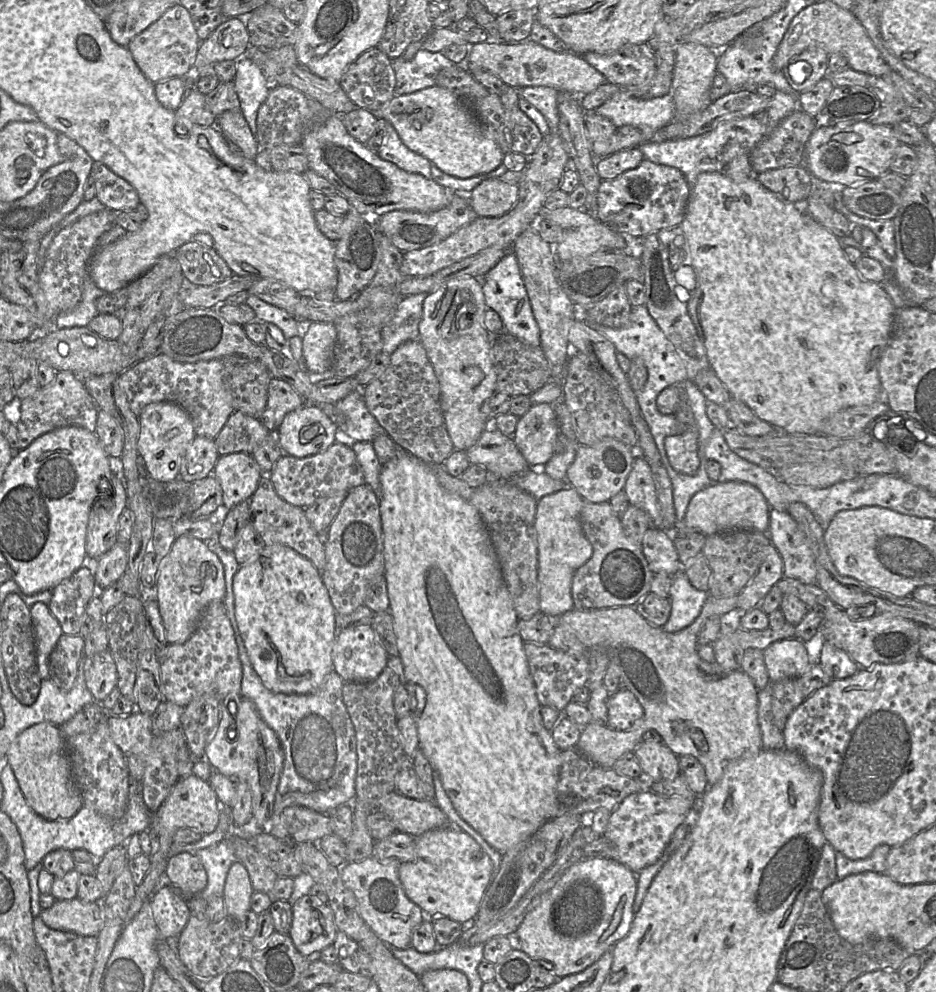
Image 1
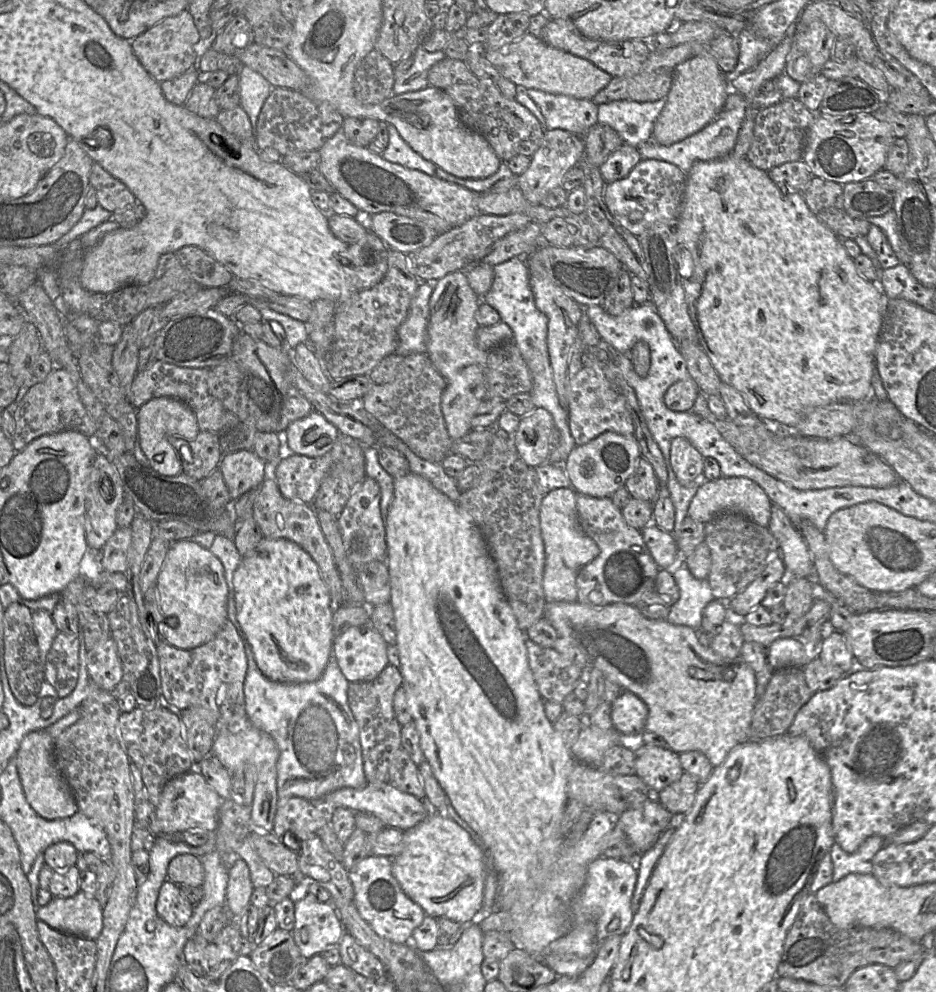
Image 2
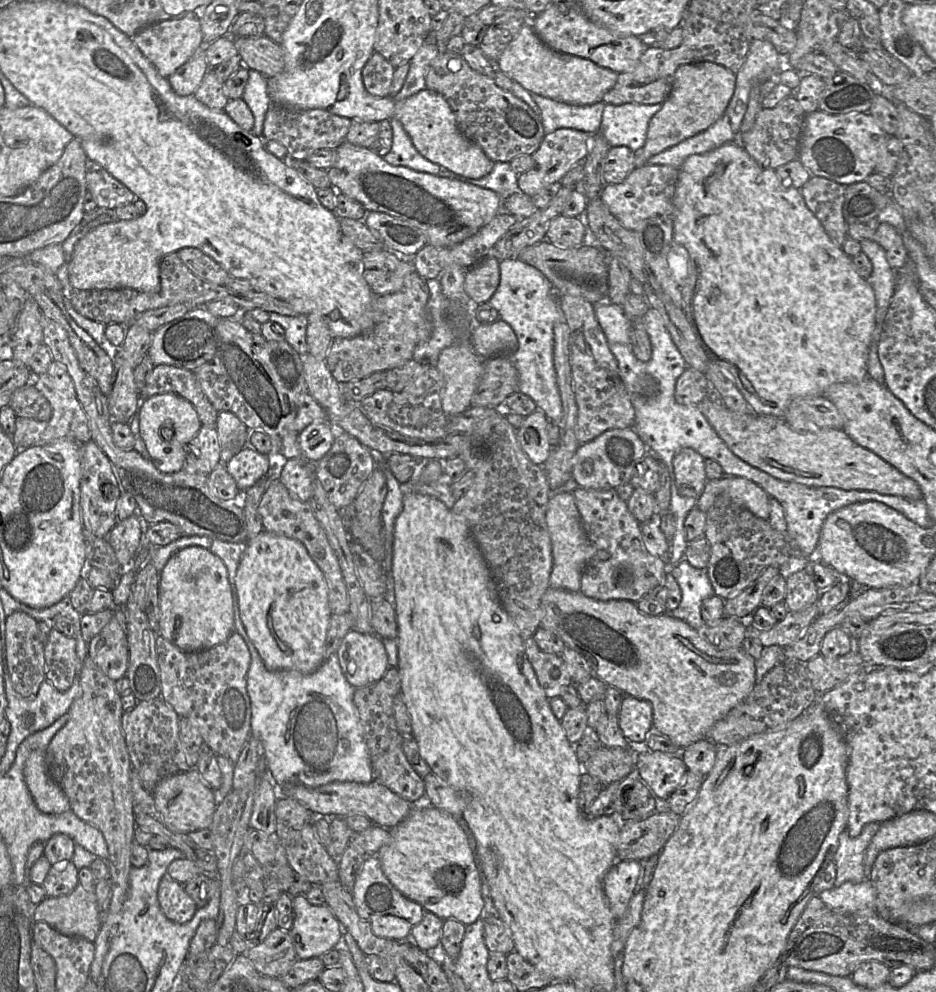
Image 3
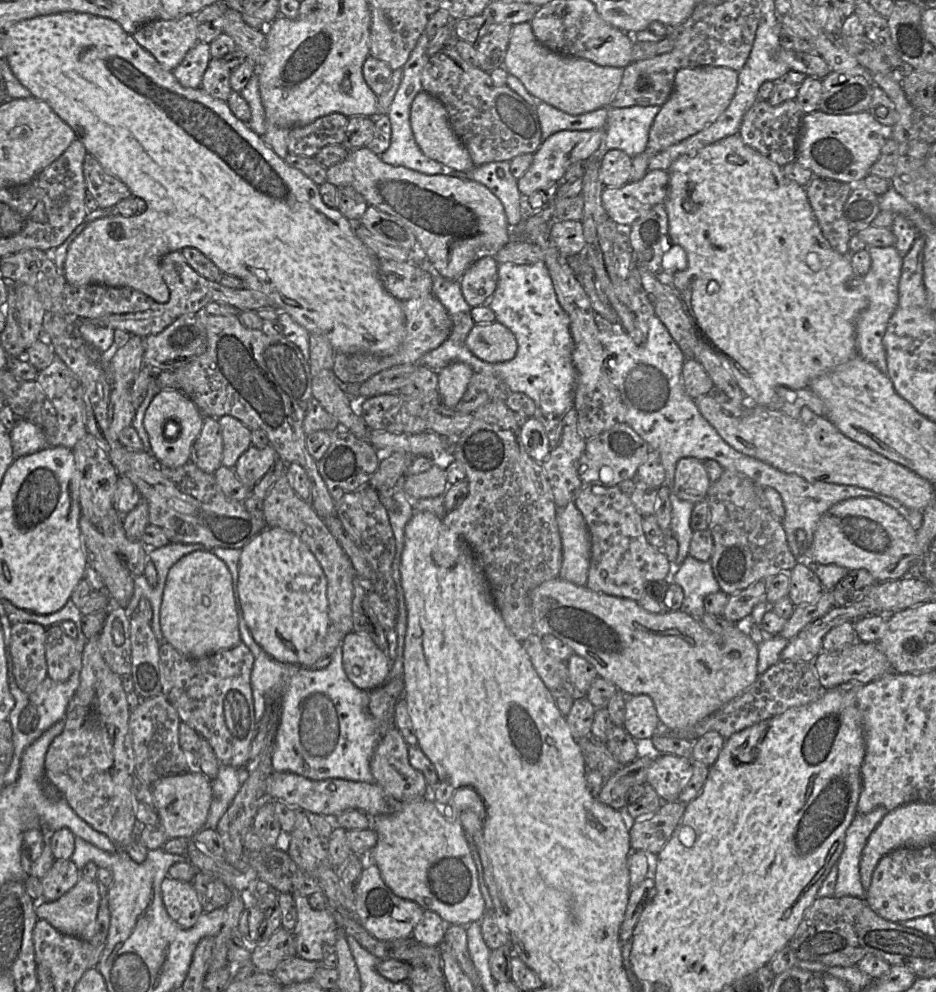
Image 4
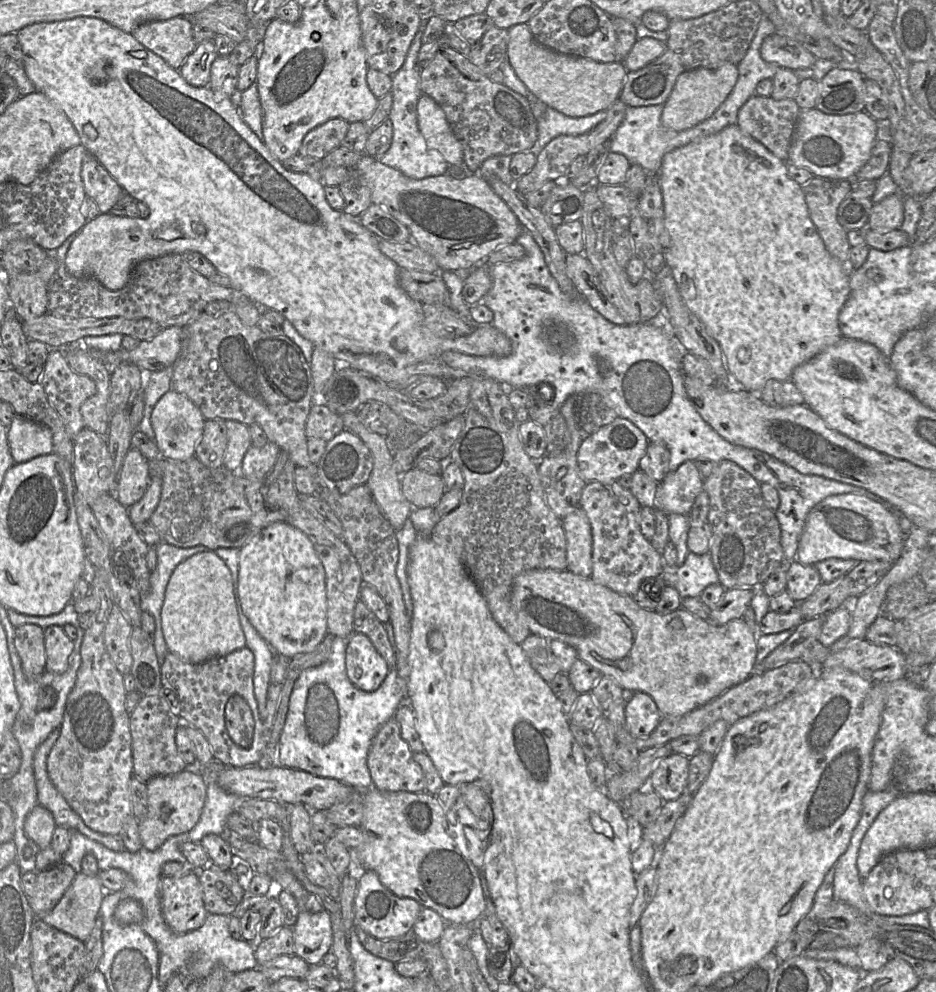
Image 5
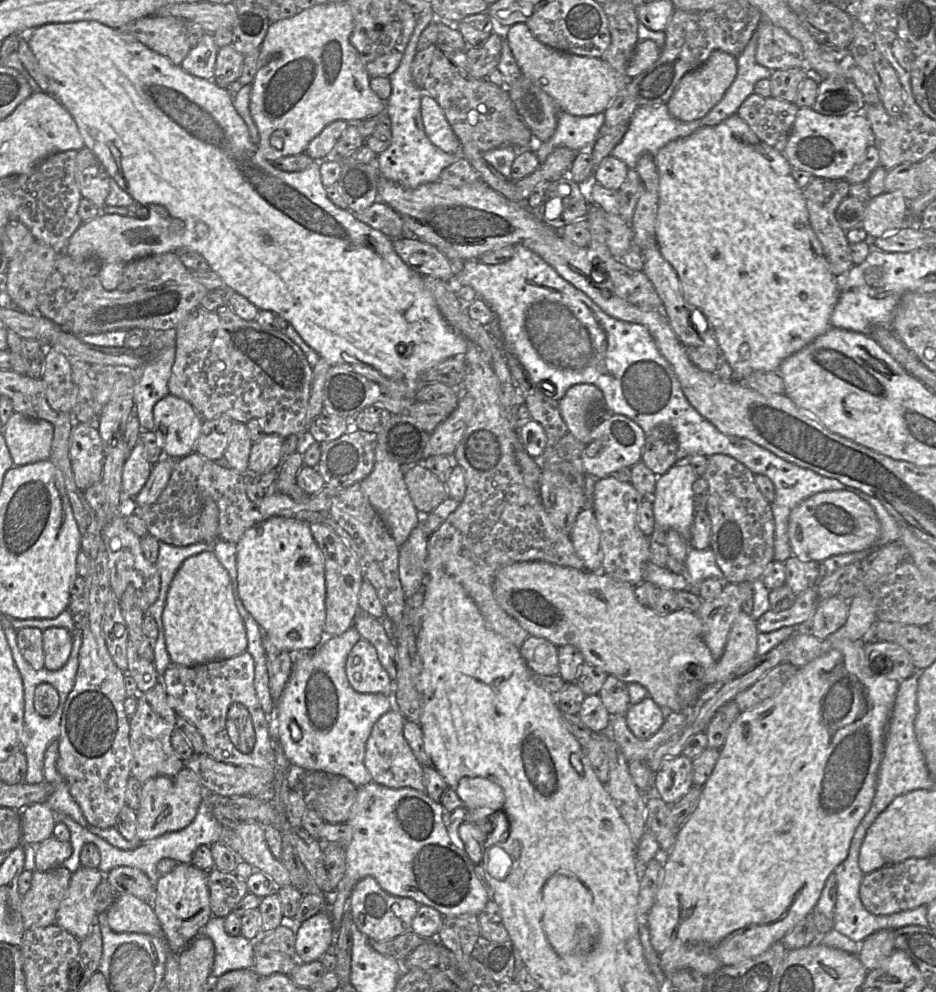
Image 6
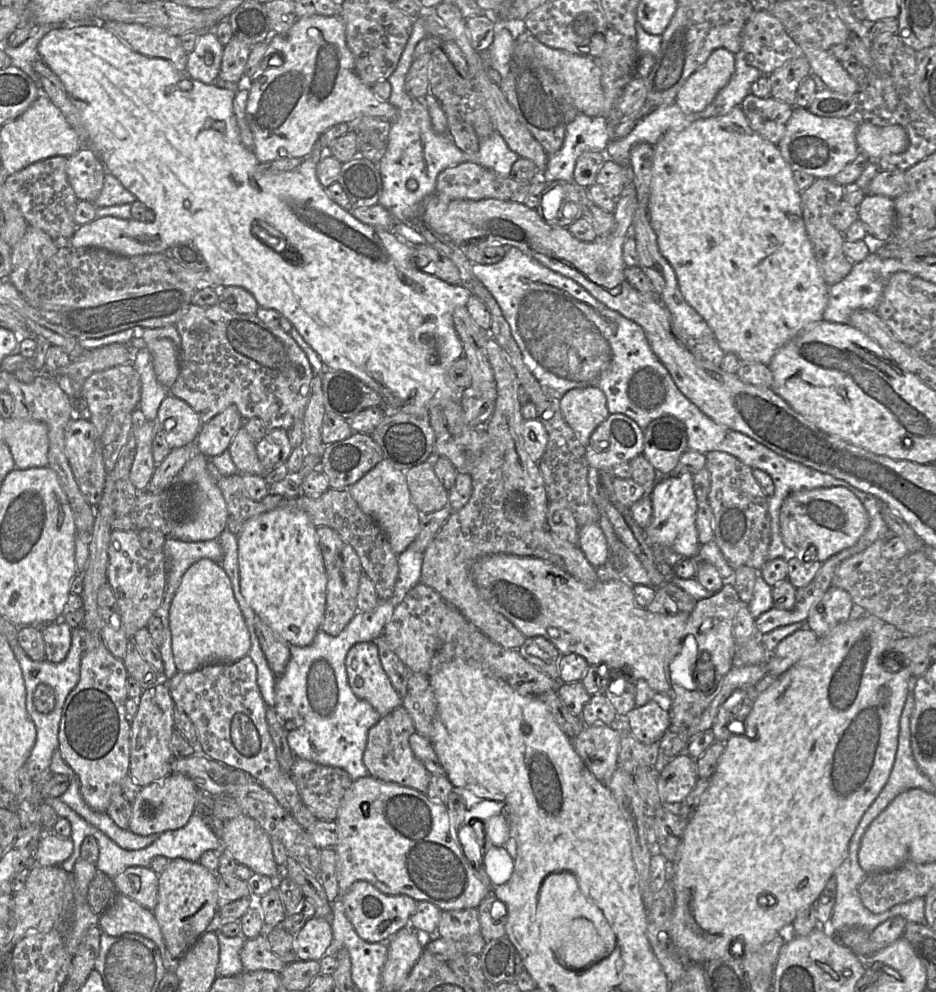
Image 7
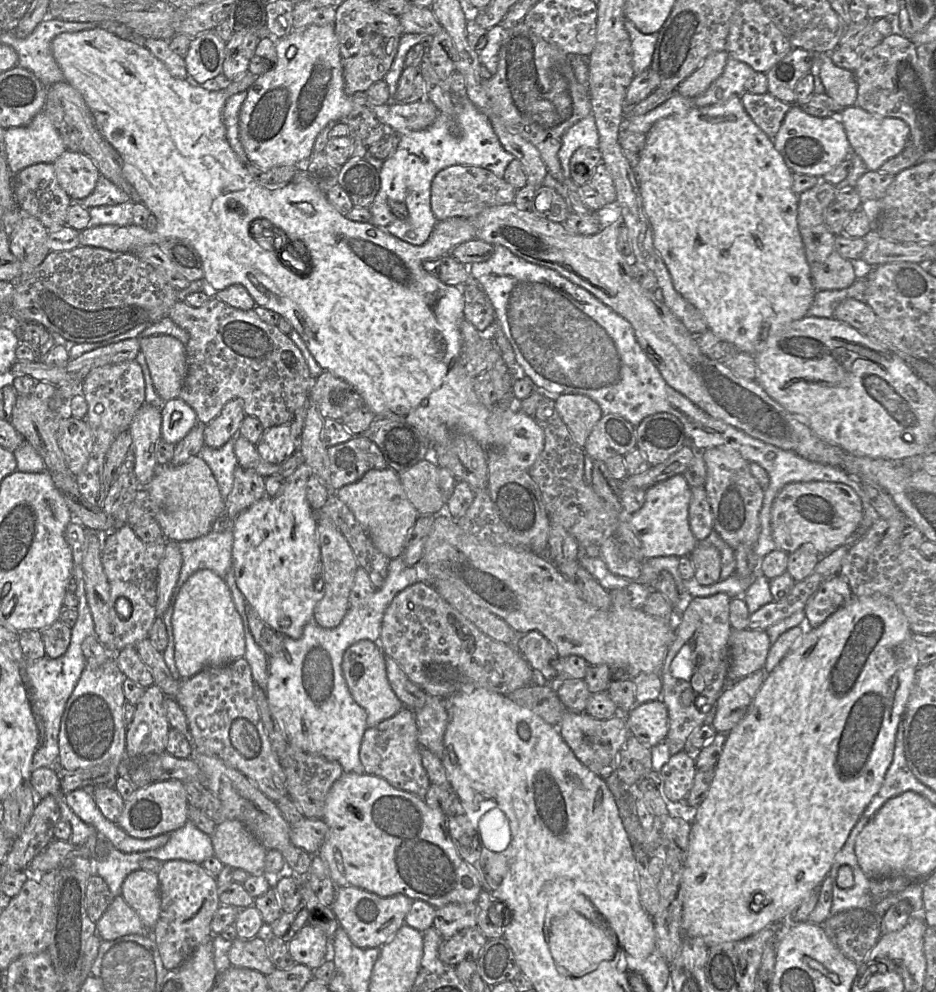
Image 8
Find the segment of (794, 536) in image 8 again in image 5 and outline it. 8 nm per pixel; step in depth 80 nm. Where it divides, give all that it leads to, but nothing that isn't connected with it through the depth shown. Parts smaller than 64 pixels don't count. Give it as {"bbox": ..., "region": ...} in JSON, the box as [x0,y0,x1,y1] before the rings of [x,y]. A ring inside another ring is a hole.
{"bbox":[797,494,906,565],"region":[[[857,494],[831,495],[809,512],[797,550],[797,560],[815,565],[829,558],[884,561],[894,564],[901,555],[906,534],[897,518],[883,505]]]}

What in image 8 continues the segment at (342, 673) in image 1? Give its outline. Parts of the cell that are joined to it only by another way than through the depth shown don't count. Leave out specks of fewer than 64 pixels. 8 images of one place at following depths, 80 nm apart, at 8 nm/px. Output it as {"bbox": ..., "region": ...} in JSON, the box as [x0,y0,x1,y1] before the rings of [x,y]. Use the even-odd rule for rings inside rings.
{"bbox":[342,639,405,727],"region":[[[364,639],[348,647],[342,659],[342,673],[353,699],[367,712],[367,727],[374,727],[392,717],[405,706],[387,678],[385,653],[377,642]]]}

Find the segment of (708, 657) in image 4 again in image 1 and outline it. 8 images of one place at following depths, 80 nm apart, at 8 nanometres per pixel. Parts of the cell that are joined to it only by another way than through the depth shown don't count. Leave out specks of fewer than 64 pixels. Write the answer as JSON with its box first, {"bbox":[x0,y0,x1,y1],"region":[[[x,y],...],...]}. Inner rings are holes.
{"bbox":[556,595,762,786],"region":[[[709,595],[702,607],[699,616],[695,619],[695,621],[688,627],[675,633],[666,632],[662,629],[662,627],[657,627],[649,623],[637,612],[635,607],[630,606],[602,608],[595,610],[578,610],[574,608],[556,619],[568,625],[587,650],[602,649],[606,653],[609,660],[609,665],[613,665],[619,673],[620,690],[627,689],[631,691],[643,707],[643,718],[636,725],[639,725],[643,728],[643,734],[647,730],[655,730],[658,732],[662,737],[663,743],[678,757],[683,755],[691,755],[698,759],[705,769],[709,786],[717,783],[722,778],[725,769],[731,762],[743,757],[752,756],[762,750],[761,730],[758,721],[758,689],[756,688],[753,680],[742,669],[727,670],[717,664],[717,662],[708,663],[702,660],[698,655],[697,638],[701,627],[709,618],[713,616],[733,616],[736,614],[738,611],[737,601],[737,596],[718,598]]]}

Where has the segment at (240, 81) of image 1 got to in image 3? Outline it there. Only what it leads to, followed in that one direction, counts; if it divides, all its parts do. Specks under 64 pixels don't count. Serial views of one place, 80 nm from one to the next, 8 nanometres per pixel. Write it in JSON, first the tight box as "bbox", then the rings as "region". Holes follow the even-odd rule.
{"bbox":[241,69,271,136],"region":[[[249,69],[241,99],[247,104],[253,115],[254,124],[250,132],[255,136],[261,136],[265,114],[271,104],[267,78],[258,71]]]}

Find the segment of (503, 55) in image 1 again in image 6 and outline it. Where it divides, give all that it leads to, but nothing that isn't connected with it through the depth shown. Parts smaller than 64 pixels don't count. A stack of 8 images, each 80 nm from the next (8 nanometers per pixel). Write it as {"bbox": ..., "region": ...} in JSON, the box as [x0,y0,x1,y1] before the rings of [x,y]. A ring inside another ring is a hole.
{"bbox":[507,23,627,116],"region":[[[516,23],[507,30],[507,42],[521,73],[551,96],[560,111],[574,116],[604,113],[618,92],[627,85],[626,74],[614,70],[602,58],[563,52],[540,42],[526,23]]]}

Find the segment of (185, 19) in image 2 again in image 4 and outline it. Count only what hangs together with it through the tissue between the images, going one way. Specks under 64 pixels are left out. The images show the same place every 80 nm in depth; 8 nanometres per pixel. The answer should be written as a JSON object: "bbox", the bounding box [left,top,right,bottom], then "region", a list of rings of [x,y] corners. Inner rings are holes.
{"bbox":[132,15,198,71],"region":[[[196,15],[147,22],[132,37],[164,69],[173,71],[198,42]]]}

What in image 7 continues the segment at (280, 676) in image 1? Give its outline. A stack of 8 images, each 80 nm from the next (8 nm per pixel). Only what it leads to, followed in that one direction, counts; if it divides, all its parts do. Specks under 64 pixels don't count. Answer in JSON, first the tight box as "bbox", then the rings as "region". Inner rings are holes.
{"bbox":[237,508,327,645],"region":[[[276,508],[246,521],[237,543],[240,592],[249,607],[288,645],[311,644],[323,622],[327,587],[316,526],[299,509]]]}

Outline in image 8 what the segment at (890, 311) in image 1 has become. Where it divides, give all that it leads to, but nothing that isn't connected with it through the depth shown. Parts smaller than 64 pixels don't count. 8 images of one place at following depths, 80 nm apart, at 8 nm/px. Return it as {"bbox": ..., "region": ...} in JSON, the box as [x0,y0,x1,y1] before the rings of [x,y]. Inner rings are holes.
{"bbox":[633,96,814,354],"region":[[[731,96],[722,104],[694,107],[685,116],[668,116],[654,123],[646,134],[646,145],[638,165],[633,169],[637,178],[645,214],[649,220],[654,248],[667,267],[675,290],[705,317],[707,330],[732,344],[738,352],[754,354],[761,342],[775,335],[793,321],[804,318],[814,299],[810,267],[798,228],[798,195],[793,189],[793,172],[775,148],[773,140],[761,130],[746,112],[741,96]]]}

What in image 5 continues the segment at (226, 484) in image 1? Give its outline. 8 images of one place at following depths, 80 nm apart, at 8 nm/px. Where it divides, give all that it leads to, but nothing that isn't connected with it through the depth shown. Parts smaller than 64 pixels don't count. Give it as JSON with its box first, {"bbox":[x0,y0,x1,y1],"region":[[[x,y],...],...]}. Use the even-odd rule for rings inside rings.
{"bbox":[238,441,280,480],"region":[[[270,441],[262,447],[251,445],[238,473],[250,480],[265,479],[274,467],[280,450],[277,444]]]}

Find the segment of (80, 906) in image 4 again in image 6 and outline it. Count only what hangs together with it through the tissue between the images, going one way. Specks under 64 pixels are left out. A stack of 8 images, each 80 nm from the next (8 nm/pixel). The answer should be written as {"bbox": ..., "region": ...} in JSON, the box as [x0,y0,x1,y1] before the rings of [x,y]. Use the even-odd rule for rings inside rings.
{"bbox":[55,866,105,940],"region":[[[80,866],[71,876],[68,890],[55,915],[55,924],[78,940],[84,939],[97,920],[94,893],[105,878],[98,869]]]}

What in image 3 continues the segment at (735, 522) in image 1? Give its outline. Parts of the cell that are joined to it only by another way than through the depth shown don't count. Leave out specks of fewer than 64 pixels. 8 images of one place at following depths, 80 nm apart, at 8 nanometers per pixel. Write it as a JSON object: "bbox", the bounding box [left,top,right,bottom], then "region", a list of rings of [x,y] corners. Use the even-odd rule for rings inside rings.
{"bbox":[696,475,770,519],"region":[[[724,475],[720,479],[707,480],[696,507],[706,513],[720,495],[727,495],[761,519],[769,519],[770,496],[758,484],[747,478]]]}

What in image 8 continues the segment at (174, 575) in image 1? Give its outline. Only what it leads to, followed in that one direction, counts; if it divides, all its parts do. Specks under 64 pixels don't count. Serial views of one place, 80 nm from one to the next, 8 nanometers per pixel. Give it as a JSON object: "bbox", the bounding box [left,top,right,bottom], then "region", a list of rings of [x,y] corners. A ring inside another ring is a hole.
{"bbox":[173,569,245,679],"region":[[[209,569],[193,573],[181,586],[173,605],[174,660],[181,679],[208,666],[230,664],[245,655],[242,619],[225,580]]]}

